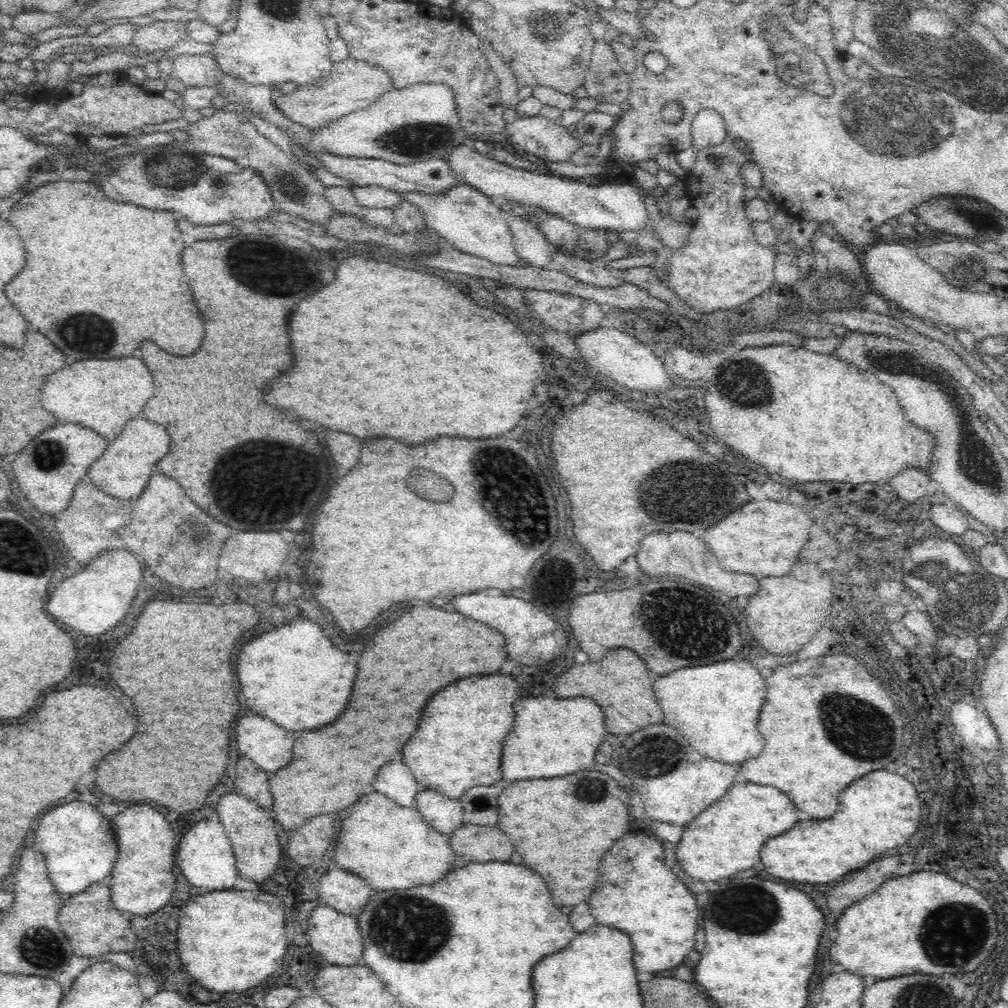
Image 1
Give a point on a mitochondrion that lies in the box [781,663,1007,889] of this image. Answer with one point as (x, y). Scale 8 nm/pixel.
(863, 738)

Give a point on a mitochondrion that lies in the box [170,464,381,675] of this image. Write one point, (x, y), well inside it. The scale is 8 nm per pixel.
(216, 485)

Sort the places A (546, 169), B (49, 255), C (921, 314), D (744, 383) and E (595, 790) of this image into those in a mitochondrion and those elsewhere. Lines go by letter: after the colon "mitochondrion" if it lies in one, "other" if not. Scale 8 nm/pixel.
A: other
B: other
C: other
D: mitochondrion
E: mitochondrion

